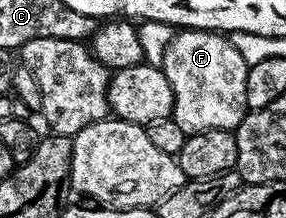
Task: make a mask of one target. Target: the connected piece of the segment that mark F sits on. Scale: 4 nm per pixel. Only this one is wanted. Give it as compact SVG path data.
M181 28L165 46L159 65L162 72L171 80L171 92L175 96L173 119L179 128L183 128L186 136L207 132L211 128L236 131L237 126L244 120L249 105L247 104L247 72L249 65L239 56L235 44L224 33L215 30L191 30Z

